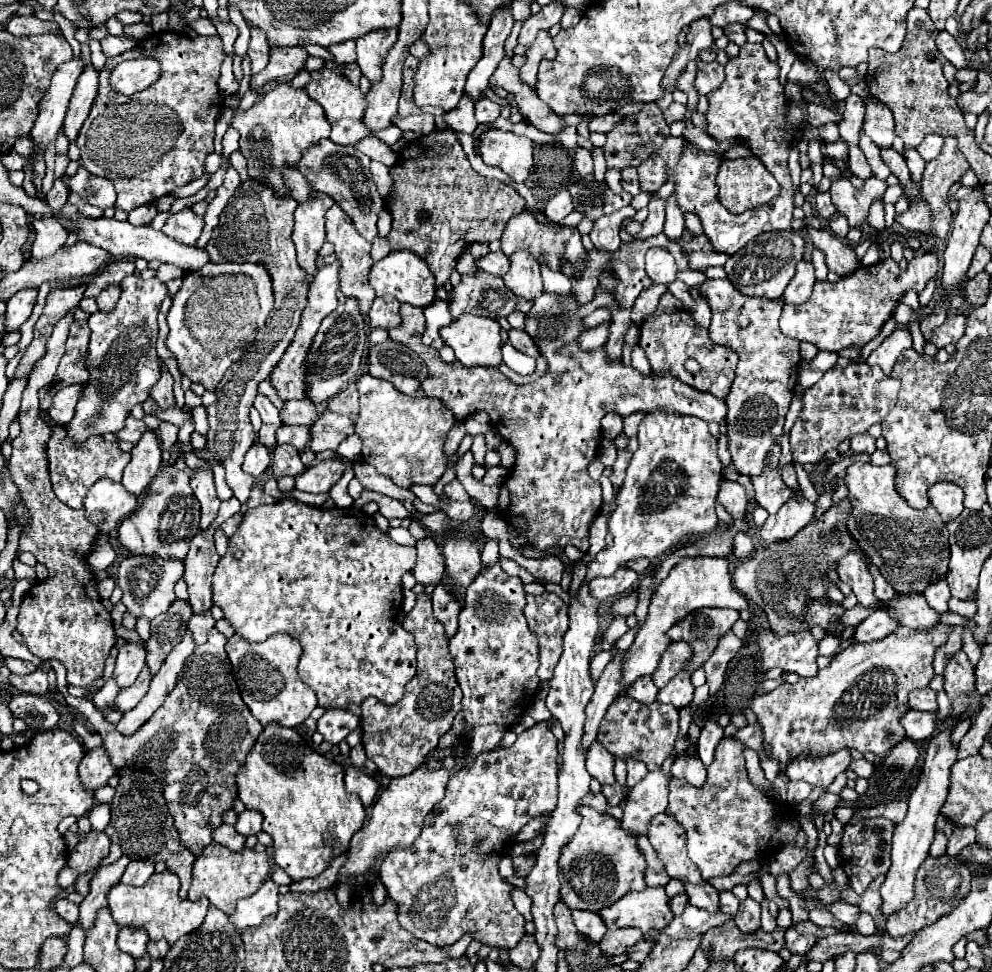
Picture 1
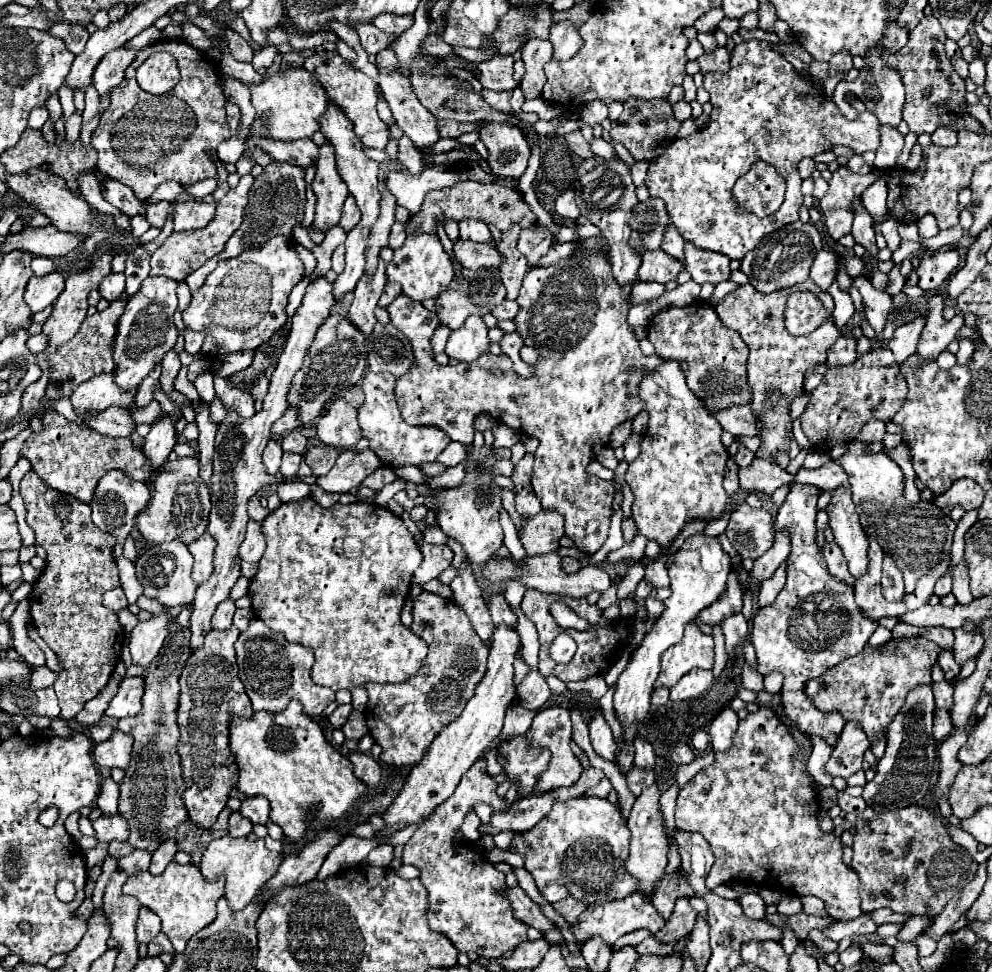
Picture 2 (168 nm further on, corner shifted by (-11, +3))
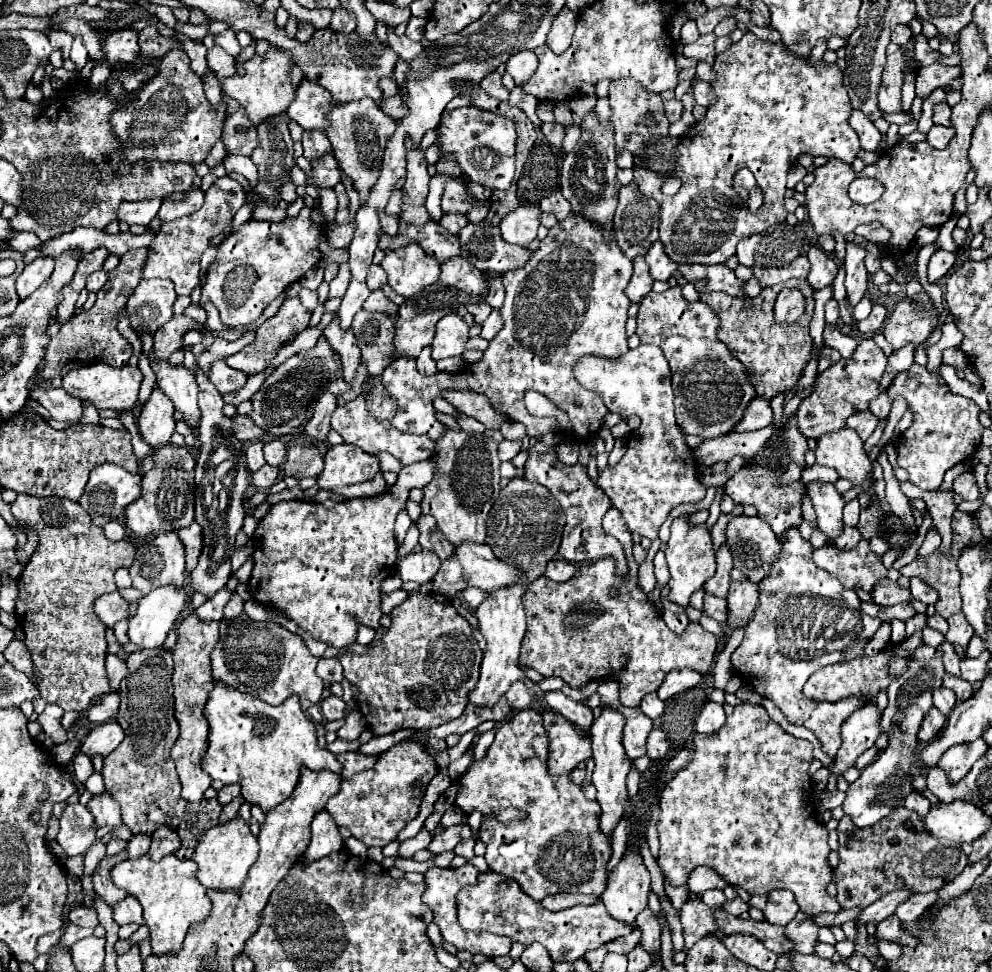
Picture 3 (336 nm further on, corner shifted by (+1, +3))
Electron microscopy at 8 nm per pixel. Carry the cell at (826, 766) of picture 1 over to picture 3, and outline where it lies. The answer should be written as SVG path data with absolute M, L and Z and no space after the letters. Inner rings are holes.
M865 704L857 712L853 712L841 730L843 736L843 746L839 748L835 756L835 764L831 766L831 772L843 774L847 768L851 768L867 748L875 744L875 740L881 734L881 710L879 706Z

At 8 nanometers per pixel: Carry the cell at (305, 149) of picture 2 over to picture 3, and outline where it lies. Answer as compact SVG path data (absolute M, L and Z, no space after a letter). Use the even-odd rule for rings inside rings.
M237 110L225 118L221 138L229 154L251 156L253 148L257 146L257 130L253 124L249 124L249 118L243 114L243 110Z

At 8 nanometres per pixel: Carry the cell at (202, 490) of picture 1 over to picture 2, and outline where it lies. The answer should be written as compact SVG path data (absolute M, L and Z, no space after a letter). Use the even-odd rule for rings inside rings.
M207 402L201 404L201 410L197 412L195 422L199 426L199 438L197 438L199 454L197 456L199 456L199 464L201 464L201 480L209 488L209 478L213 476L213 468L211 466L213 466L213 448L215 448L217 426L209 418L209 404Z

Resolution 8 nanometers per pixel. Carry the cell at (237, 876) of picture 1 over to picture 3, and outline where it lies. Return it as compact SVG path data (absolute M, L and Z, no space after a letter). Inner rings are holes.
M235 816L233 820L213 826L205 830L199 838L199 844L193 852L193 860L197 862L197 880L205 888L215 888L215 890L237 890L245 878L249 868L259 856L259 844L257 838L251 834L249 826L241 816Z

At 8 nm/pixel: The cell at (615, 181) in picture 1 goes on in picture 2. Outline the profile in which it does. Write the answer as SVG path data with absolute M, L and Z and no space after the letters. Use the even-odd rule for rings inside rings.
M603 138L593 140L593 142L591 142L591 150L593 150L599 158L605 158L605 160L619 160L615 148L613 148L609 142L605 142Z

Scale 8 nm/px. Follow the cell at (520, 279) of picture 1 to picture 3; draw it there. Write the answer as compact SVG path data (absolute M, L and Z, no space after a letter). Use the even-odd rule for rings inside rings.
M527 204L503 216L503 220L499 222L503 240L509 244L521 244L521 246L535 240L537 228L539 228L539 214L541 210L537 206Z

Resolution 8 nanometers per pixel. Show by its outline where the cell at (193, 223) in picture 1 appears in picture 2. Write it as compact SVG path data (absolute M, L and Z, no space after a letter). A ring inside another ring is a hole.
M181 202L177 206L173 224L175 230L173 232L191 232L191 230L199 230L205 228L209 224L209 220L213 220L215 216L215 204L205 204L205 202Z

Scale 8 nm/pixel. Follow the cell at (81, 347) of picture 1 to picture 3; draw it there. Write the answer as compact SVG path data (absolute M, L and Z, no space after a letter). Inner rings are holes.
M147 248L125 252L121 256L119 266L109 272L107 284L97 292L95 306L91 310L83 310L71 316L63 324L61 332L55 338L51 338L41 366L41 374L45 380L51 380L55 376L65 376L73 368L83 368L95 362L107 362L115 368L125 366L129 362L133 354L133 346L117 332L117 322L119 322L119 312L127 306L129 296L133 294L133 290L143 278L141 268L145 268L145 256L147 256Z

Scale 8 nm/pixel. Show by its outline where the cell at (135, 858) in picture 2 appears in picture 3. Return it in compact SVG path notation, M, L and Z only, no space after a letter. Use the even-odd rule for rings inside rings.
M135 834L135 836L131 836L131 840L127 842L129 858L139 858L139 856L147 854L149 844L151 844L151 836L149 834Z

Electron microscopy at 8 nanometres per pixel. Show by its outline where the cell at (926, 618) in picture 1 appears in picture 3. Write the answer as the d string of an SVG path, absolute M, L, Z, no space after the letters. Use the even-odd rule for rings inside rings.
M943 642L941 648L945 650L943 656L945 656L945 670L947 670L947 674L959 676L959 662L961 662L961 658L955 654L955 650L953 650L953 646L949 642Z

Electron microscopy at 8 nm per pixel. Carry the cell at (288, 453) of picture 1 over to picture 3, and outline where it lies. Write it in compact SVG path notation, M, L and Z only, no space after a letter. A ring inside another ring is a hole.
M265 464L261 470L257 470L257 472L251 476L251 486L269 492L269 488L275 484L277 476L279 476L279 468L273 468L273 466Z

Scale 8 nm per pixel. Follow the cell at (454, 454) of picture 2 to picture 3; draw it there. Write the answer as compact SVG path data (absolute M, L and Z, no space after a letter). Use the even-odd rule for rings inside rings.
M431 460L403 466L397 482L389 488L389 492L373 498L345 500L335 504L331 510L307 500L273 504L269 512L261 518L253 536L255 566L249 580L249 590L253 592L253 598L267 606L279 608L303 630L311 632L315 640L325 642L337 650L343 650L345 646L355 642L359 624L379 628L381 620L379 586L385 578L389 578L395 572L397 560L397 542L393 534L395 518L405 508L409 490L423 488L425 484L429 484L429 480L433 478L433 470L435 464Z

